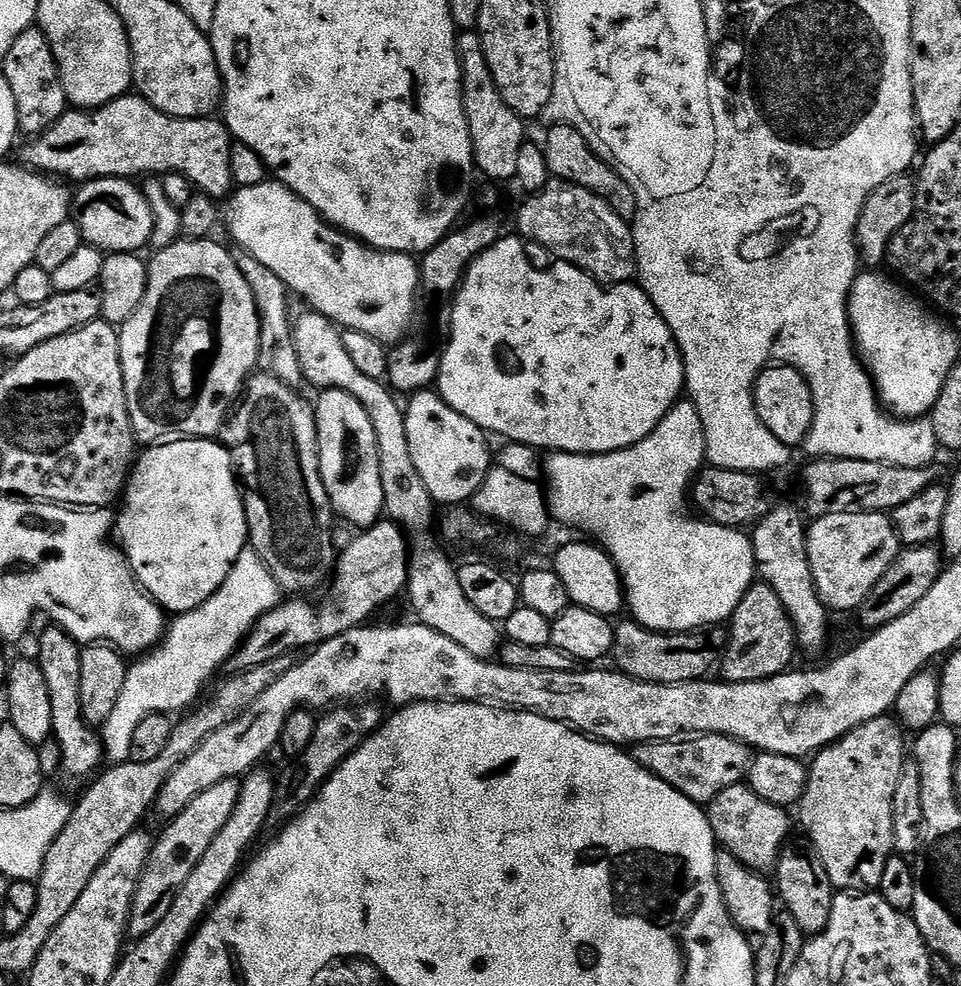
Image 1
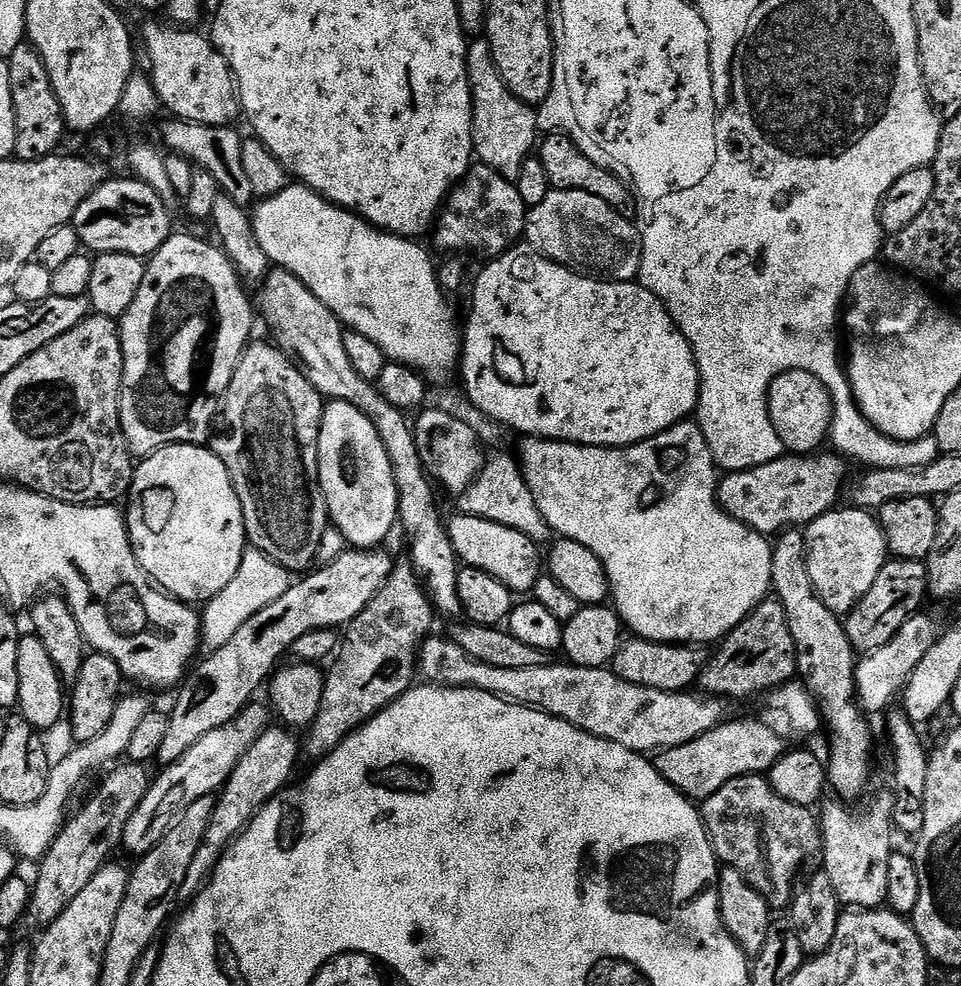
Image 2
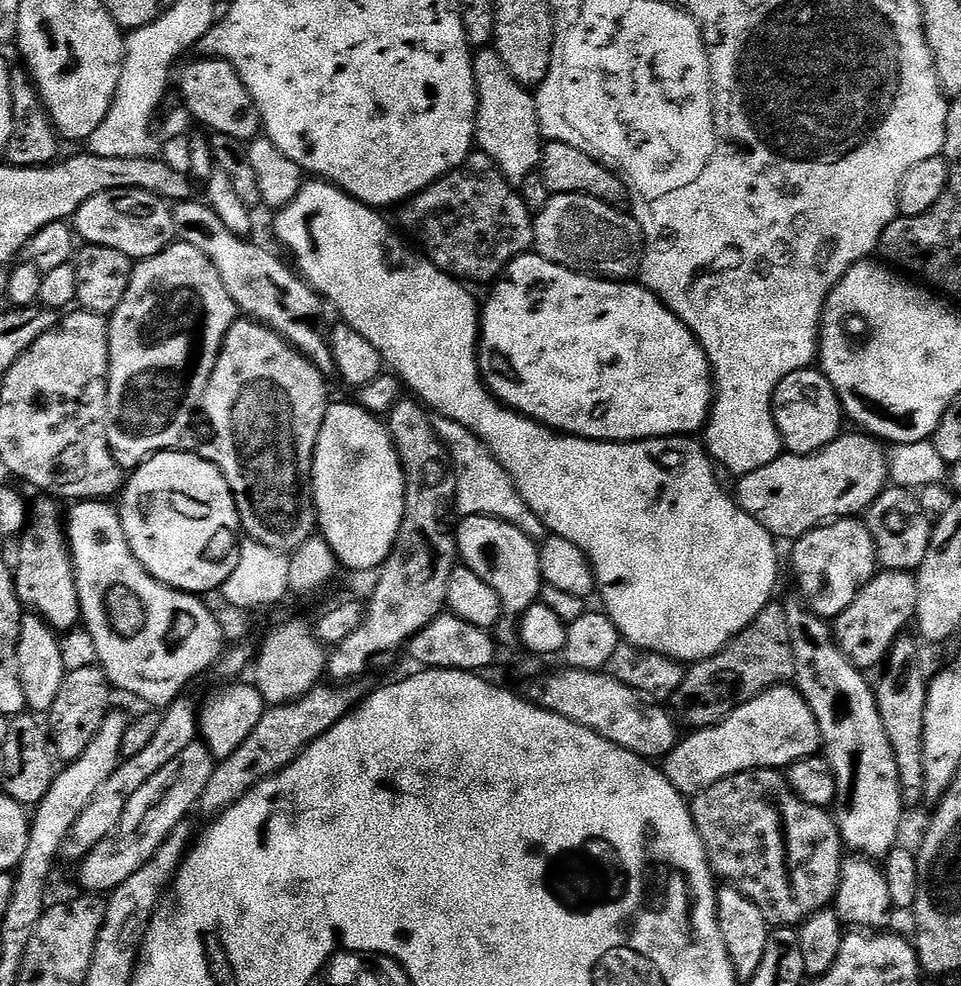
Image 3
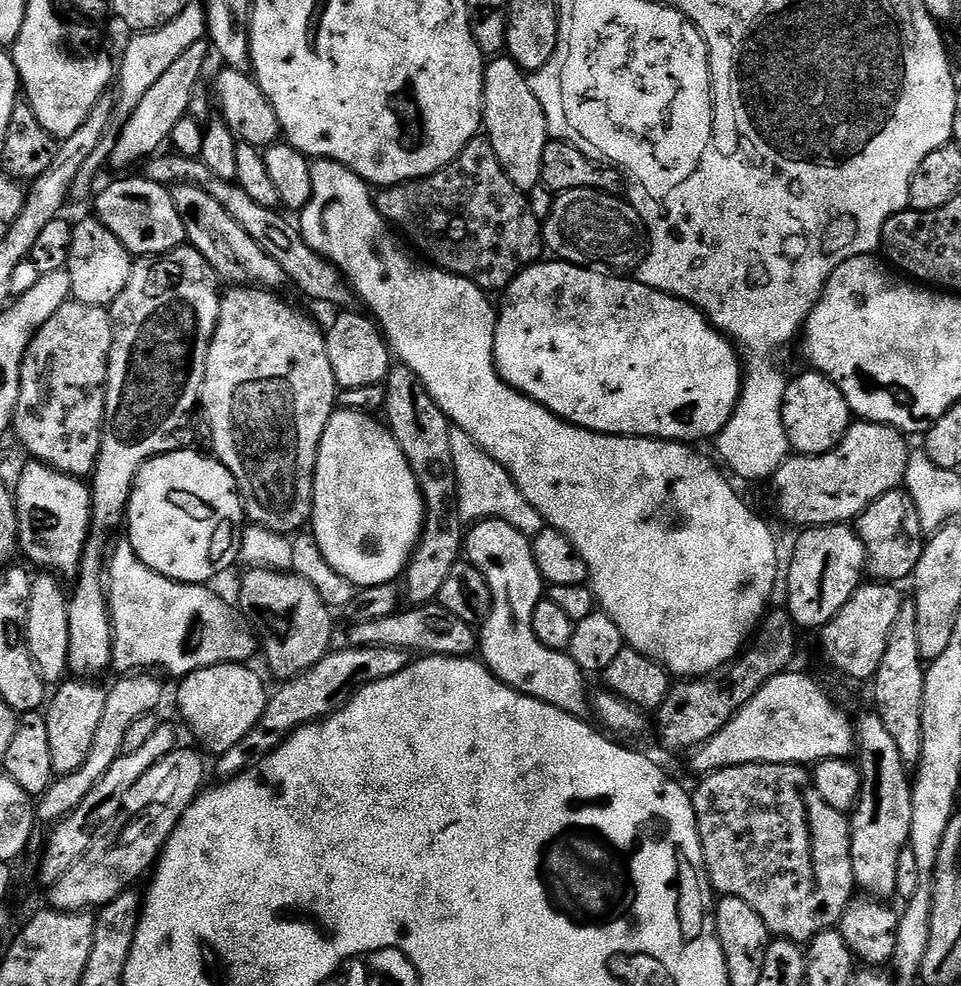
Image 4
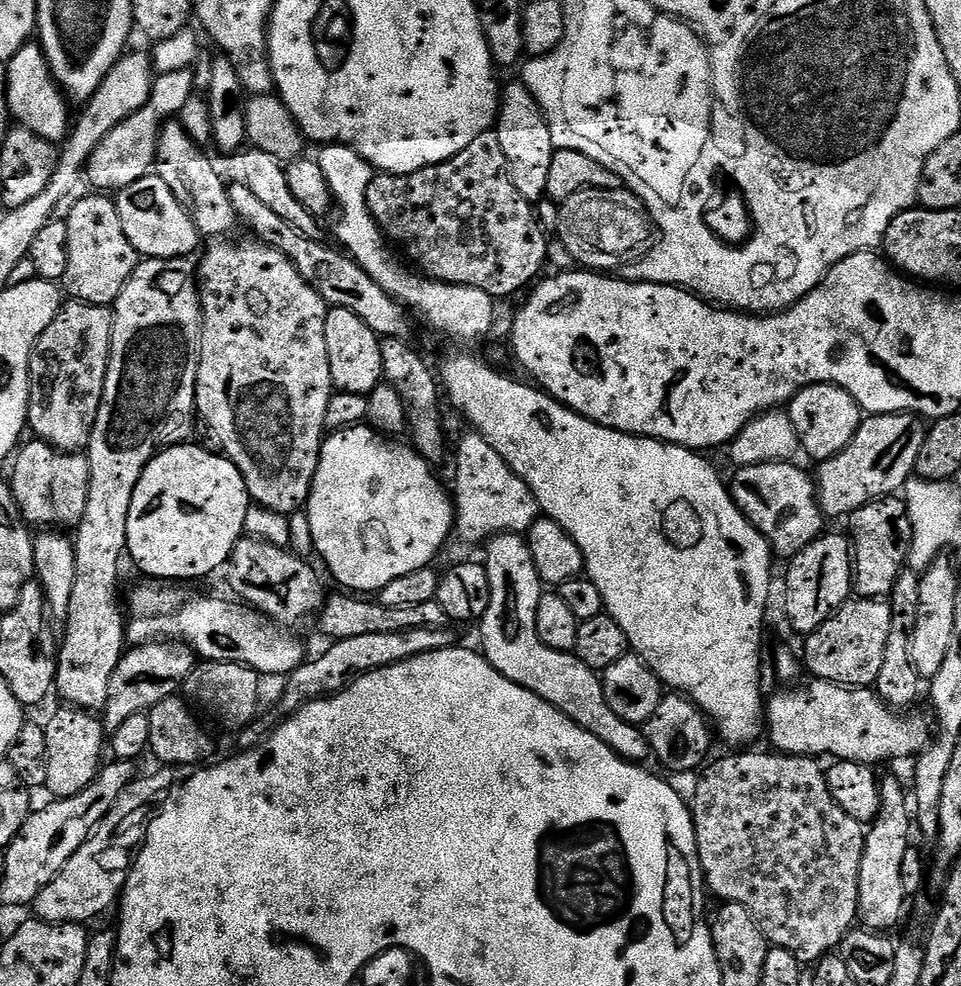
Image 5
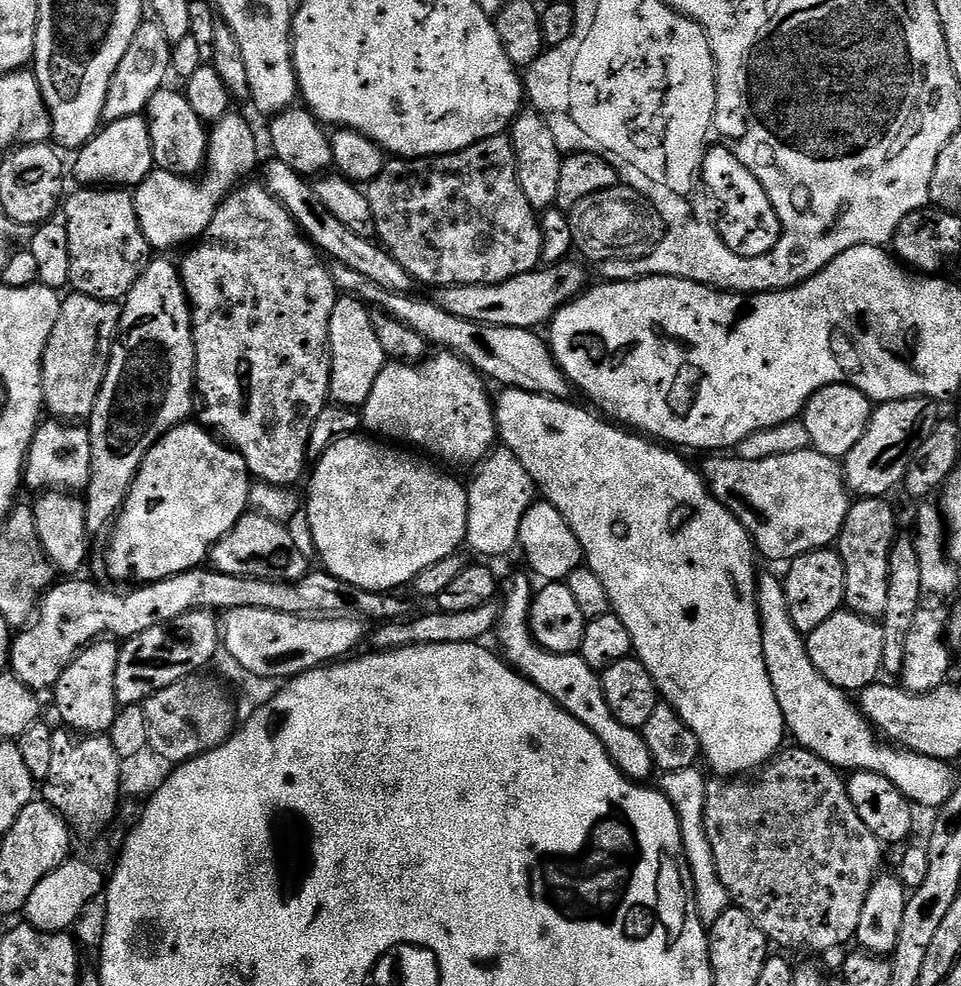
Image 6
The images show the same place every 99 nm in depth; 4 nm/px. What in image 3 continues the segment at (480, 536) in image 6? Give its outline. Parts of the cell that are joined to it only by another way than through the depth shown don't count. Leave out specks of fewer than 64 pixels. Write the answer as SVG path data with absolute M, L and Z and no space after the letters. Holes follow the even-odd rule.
M432 416L432 425L444 442L456 473L455 509L461 517L481 515L498 518L516 526L534 541L540 542L547 535L547 528L530 506L527 506L516 484L495 456L472 431L445 416Z

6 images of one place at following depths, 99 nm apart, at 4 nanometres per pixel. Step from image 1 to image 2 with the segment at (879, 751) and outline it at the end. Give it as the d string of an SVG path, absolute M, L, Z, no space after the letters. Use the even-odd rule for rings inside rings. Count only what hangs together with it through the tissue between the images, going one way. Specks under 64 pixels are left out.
M844 802L825 803L824 813L818 816L820 824L820 843L823 871L828 873L834 886L834 894L841 905L852 910L878 908L887 901L886 869L890 867L890 858L894 851L891 844L894 837L894 825L891 811L851 812Z

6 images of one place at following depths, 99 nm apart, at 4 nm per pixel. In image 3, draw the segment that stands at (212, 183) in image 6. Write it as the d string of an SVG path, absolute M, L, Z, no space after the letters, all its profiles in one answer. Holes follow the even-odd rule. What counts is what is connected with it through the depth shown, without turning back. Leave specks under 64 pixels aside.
M137 188L94 194L90 202L77 210L74 231L85 245L97 244L110 250L122 250L122 254L131 256L136 262L156 256L173 243L176 236L175 218L169 201Z

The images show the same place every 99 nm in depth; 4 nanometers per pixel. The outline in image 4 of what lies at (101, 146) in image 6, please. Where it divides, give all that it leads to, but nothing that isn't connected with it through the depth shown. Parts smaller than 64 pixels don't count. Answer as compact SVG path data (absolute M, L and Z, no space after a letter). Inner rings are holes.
M207 39L194 43L154 82L143 98L135 103L130 119L121 125L120 132L117 133L114 150L109 159L111 167L128 168L136 163L139 165L163 149L162 144L171 139L172 132L183 123L182 118L187 117L190 97L194 86L201 81L200 74L209 56L212 56L212 47Z

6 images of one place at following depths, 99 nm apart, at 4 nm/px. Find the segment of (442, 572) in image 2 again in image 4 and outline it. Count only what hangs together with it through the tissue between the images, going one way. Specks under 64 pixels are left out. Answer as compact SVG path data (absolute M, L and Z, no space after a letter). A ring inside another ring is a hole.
M187 186L175 187L171 193L175 208L182 218L189 247L198 250L206 258L217 277L226 282L228 280L227 283L234 286L251 286L265 290L280 290L283 284L289 283L282 266L278 266L278 262L274 262L274 258L270 258L270 254L266 254L266 250L262 250L262 246L258 246L258 242L254 242L254 238L250 238L246 230L238 227L228 212L220 210L219 205L210 203L203 193Z

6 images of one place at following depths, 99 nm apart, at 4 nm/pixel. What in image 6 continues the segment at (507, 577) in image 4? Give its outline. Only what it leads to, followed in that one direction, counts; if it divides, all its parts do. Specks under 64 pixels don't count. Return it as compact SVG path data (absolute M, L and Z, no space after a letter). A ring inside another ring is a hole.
M522 574L510 577L502 584L500 616L497 620L496 635L502 646L501 653L505 661L532 684L538 686L551 697L556 704L567 710L576 721L582 722L602 742L607 756L625 777L636 783L645 783L656 767L646 746L644 735L635 728L618 722L613 711L602 694L599 673L589 666L579 653L546 652L532 637L529 626L529 610L532 604L534 588ZM504 596L504 600L503 600Z

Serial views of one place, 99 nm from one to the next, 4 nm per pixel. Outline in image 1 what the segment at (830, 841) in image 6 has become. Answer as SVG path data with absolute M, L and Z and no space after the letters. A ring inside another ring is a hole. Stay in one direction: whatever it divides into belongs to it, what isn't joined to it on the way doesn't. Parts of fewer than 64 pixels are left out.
M741 782L722 790L707 805L706 811L716 843L723 851L734 854L734 858L755 872L768 874L775 869L780 851L789 843L788 831L792 828L785 809L758 798L747 783Z

